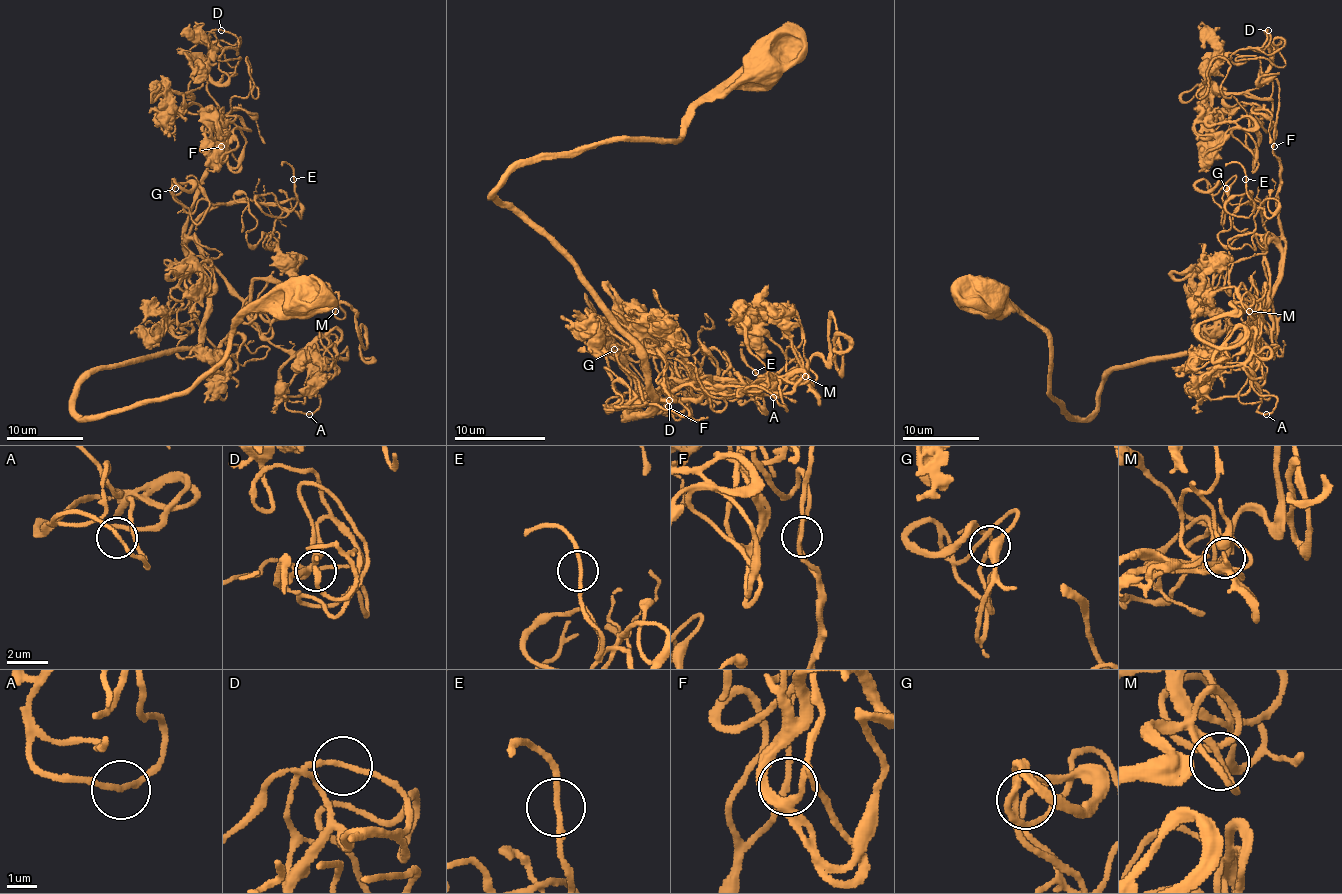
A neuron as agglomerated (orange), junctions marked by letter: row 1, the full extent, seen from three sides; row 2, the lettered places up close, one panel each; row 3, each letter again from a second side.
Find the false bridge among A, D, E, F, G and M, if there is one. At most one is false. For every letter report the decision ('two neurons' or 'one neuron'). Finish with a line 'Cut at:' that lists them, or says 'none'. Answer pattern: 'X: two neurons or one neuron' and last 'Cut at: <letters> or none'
A: one neuron
D: one neuron
E: one neuron
F: one neuron
G: one neuron
M: one neuron
Cut at: none

